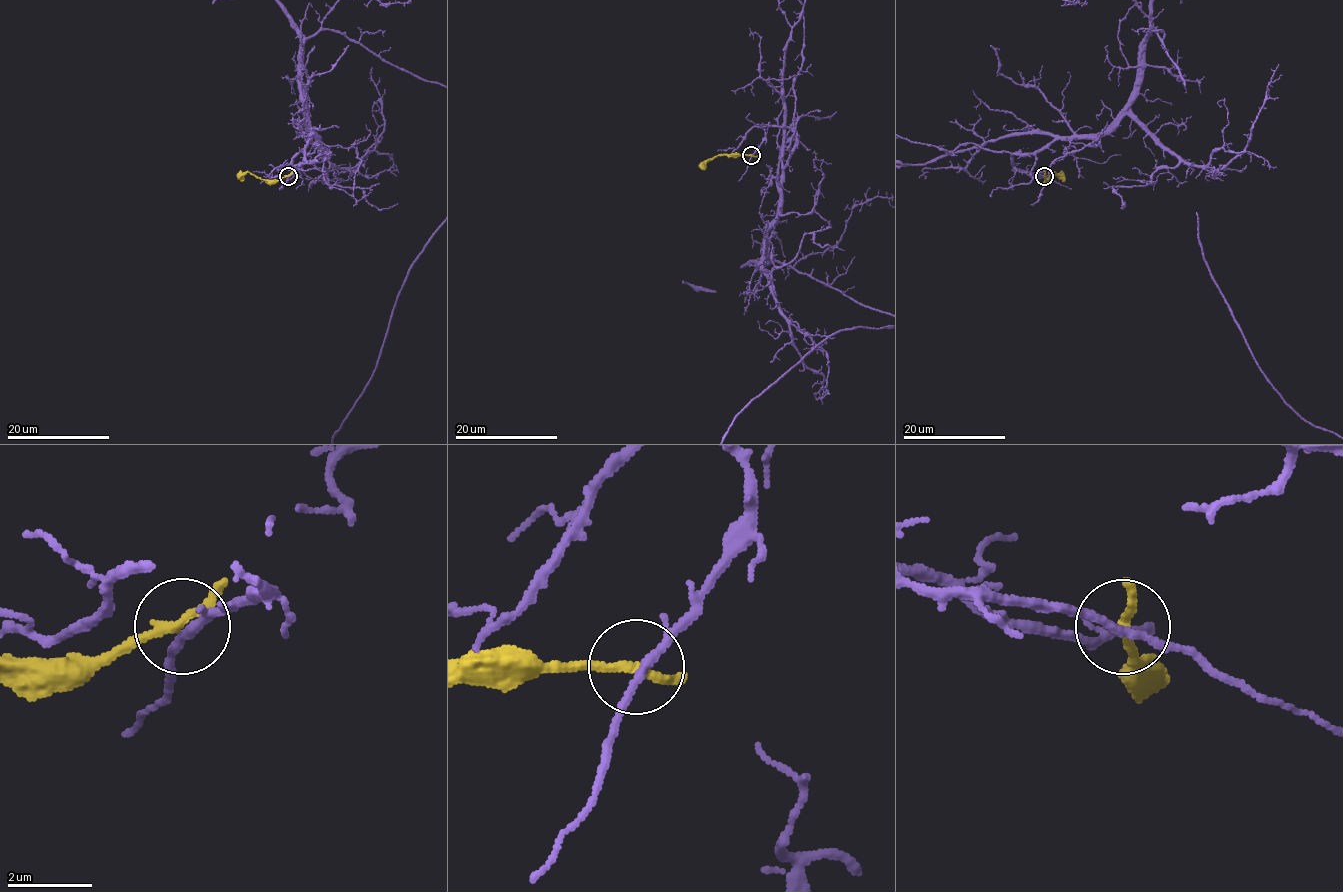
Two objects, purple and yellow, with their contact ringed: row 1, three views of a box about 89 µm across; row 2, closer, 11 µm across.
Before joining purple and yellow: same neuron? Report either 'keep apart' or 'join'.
keep apart

